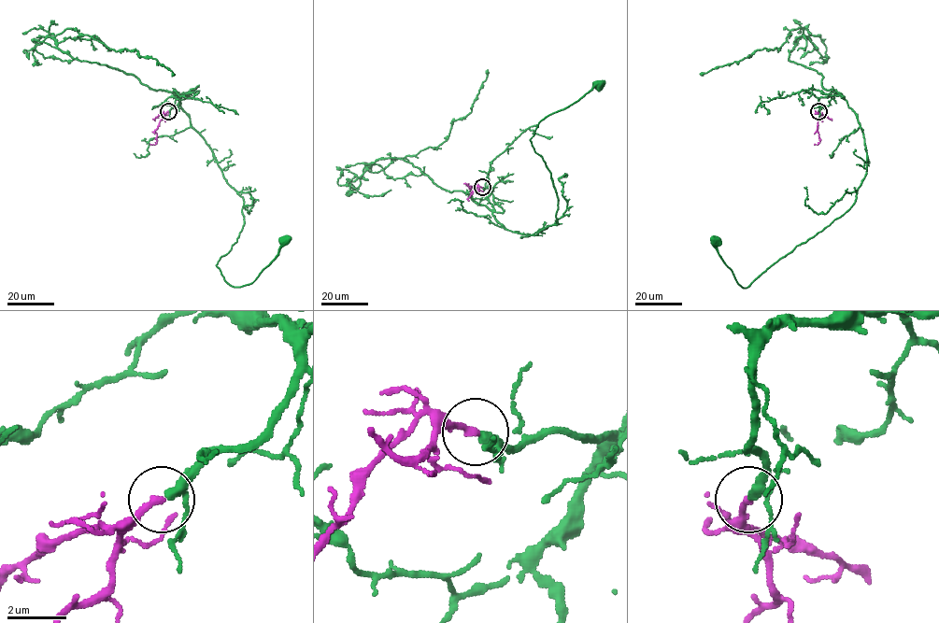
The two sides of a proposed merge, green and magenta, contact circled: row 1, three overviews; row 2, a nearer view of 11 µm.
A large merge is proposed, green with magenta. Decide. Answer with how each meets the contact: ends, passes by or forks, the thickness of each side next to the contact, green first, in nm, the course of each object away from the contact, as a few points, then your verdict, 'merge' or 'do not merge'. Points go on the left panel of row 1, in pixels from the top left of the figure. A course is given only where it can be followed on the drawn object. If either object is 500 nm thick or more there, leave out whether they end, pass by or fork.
green forks there; magenta ends there; 200 nm thick on the green side, 240 nm on the other; green runs (168, 111), (178, 95), (242, 197), (242, 229), (216, 264), (224, 279), (250, 284), (284, 241); magenta runs (168, 111), (155, 131), (155, 144), (149, 144); merge

